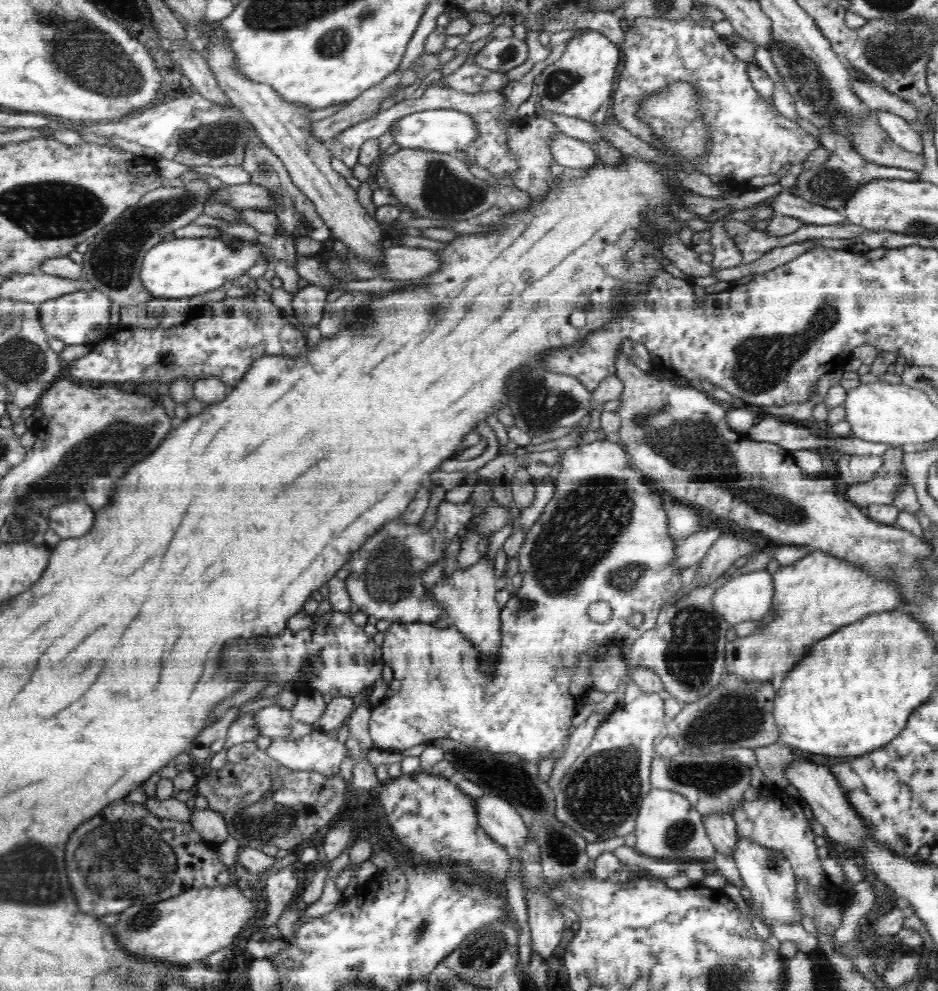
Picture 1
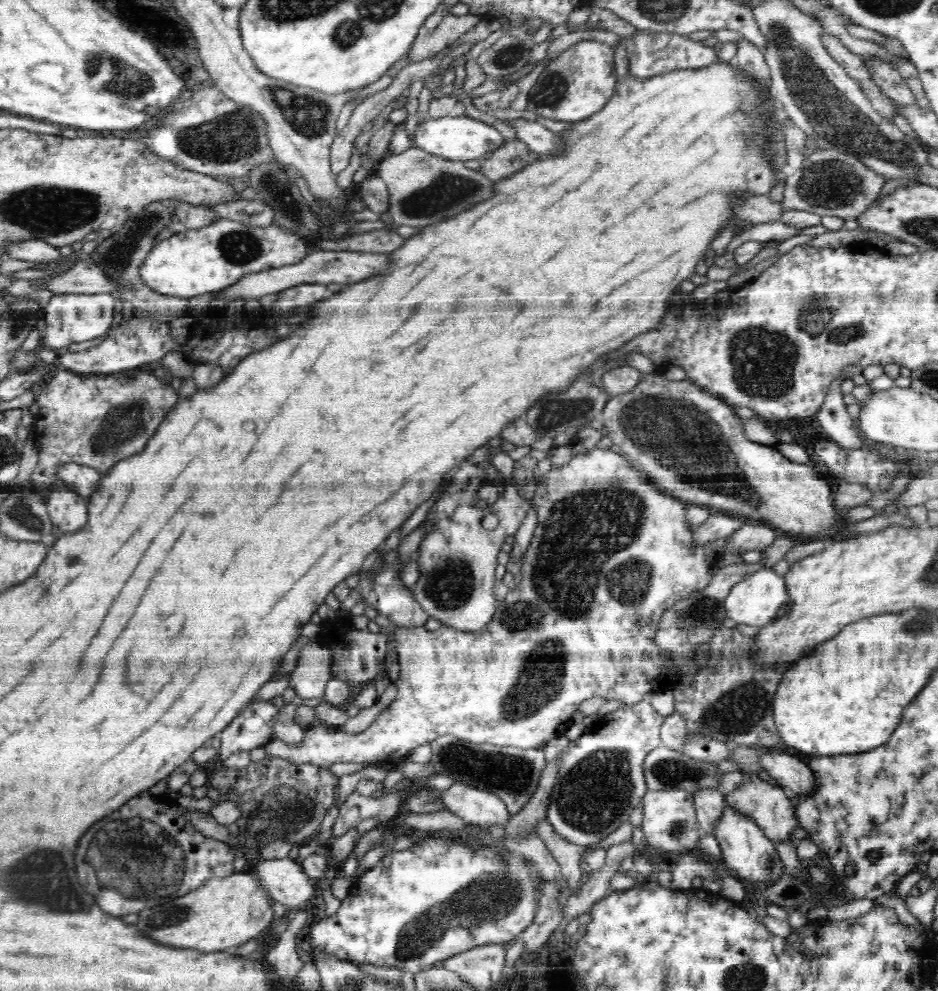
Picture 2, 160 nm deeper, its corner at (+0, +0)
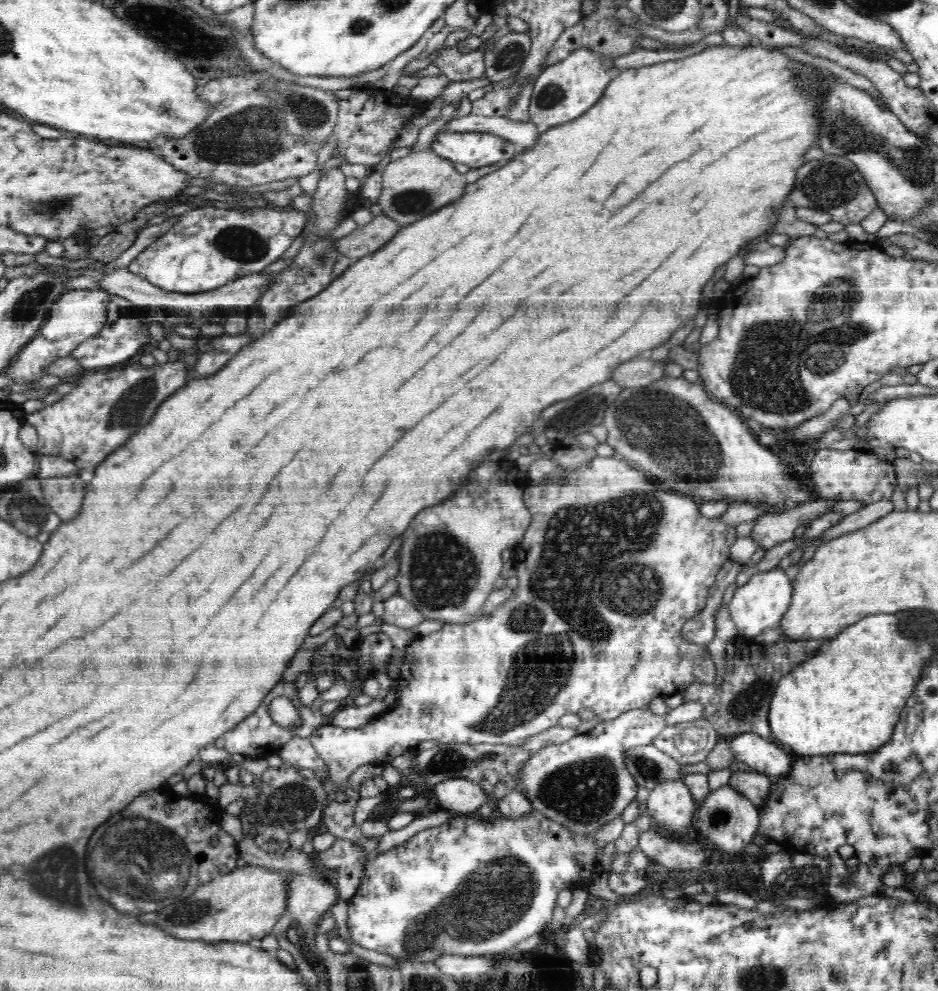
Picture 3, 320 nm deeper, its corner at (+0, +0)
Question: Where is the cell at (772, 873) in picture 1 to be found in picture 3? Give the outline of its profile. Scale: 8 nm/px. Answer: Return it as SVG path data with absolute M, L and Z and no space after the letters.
M729 785L710 792L704 799L694 820L696 830L713 843L714 849L745 855L742 853L743 848L752 843L759 833L759 808Z

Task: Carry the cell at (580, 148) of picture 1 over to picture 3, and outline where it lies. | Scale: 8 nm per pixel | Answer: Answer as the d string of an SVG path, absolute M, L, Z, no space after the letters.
M472 113L459 120L448 121L444 129L463 132L492 132L510 142L524 146L525 149L536 144L540 134L533 122L516 122L505 116L480 116Z

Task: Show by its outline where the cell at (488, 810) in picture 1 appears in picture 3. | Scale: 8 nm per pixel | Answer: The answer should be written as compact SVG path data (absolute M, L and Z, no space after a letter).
M465 778L446 779L431 786L431 789L439 804L452 812L472 814L482 804L486 804L485 790L479 784Z

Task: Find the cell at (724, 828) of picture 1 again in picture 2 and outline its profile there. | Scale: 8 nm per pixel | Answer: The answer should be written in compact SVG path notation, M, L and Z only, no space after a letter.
M714 787L701 788L693 794L693 801L701 832L713 835L713 826L727 804L725 795Z

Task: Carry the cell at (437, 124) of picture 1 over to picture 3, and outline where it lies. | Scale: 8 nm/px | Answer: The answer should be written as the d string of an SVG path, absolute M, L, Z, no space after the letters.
M443 129L435 135L431 149L442 158L473 168L490 166L514 156L514 143L492 132Z

